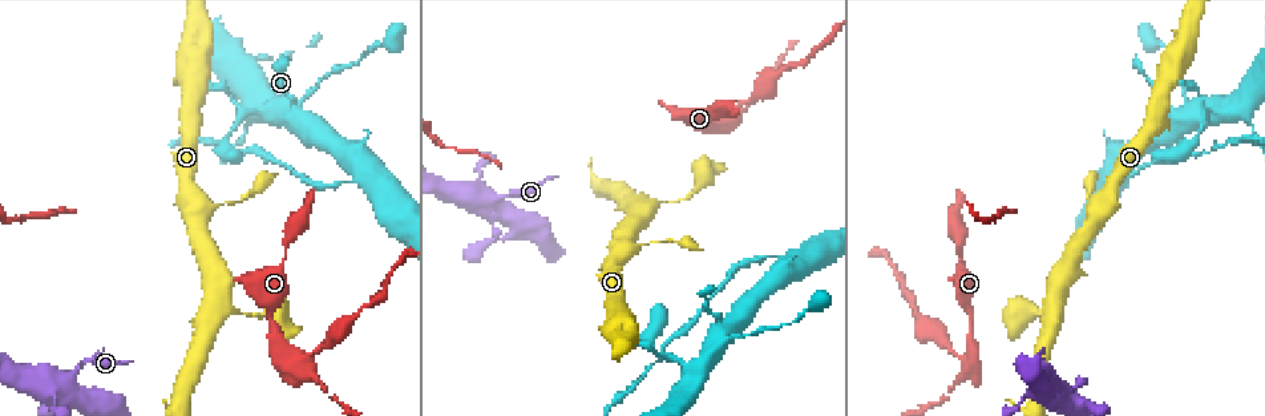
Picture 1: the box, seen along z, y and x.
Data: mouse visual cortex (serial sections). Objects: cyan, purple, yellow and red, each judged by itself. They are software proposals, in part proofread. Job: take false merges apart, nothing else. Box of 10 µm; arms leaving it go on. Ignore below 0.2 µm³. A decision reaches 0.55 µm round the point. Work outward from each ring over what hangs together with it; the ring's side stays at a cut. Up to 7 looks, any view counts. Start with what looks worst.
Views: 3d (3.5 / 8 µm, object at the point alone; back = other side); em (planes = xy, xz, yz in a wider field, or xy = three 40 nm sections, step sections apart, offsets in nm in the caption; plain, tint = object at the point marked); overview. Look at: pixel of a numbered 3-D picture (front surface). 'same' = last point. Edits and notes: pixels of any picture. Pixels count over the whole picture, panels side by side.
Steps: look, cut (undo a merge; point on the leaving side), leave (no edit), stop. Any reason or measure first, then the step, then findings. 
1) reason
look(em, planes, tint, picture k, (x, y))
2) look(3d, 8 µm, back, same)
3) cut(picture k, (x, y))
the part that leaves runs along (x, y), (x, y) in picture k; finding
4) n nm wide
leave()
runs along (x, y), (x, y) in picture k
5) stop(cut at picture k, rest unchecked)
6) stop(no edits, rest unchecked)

narrows sharply
look(3d, 8 µm, picture 1, (301, 362))

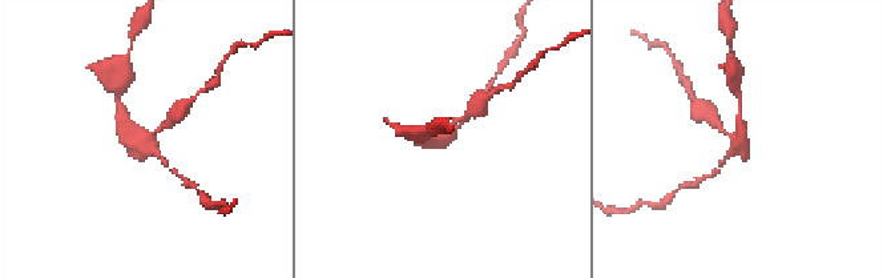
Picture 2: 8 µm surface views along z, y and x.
shape alone is not enough
look(em, xy, step 3, tint, same)

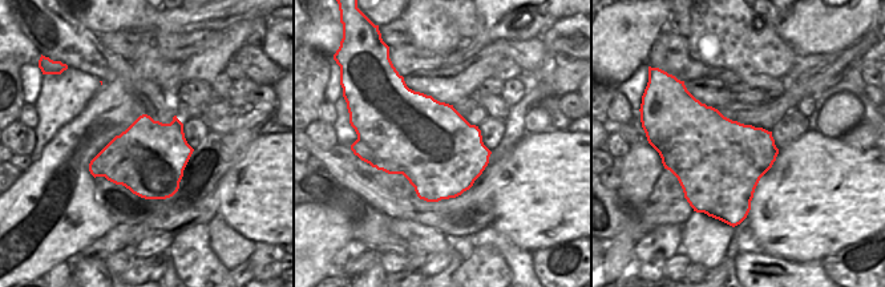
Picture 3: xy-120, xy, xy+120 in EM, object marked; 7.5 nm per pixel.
cut(picture 2, (713, 121))
the part that leaves runs along (725, 131), (700, 103) in picture 2; a second cell is stuck on

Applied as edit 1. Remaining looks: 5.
redraw
look(overview)

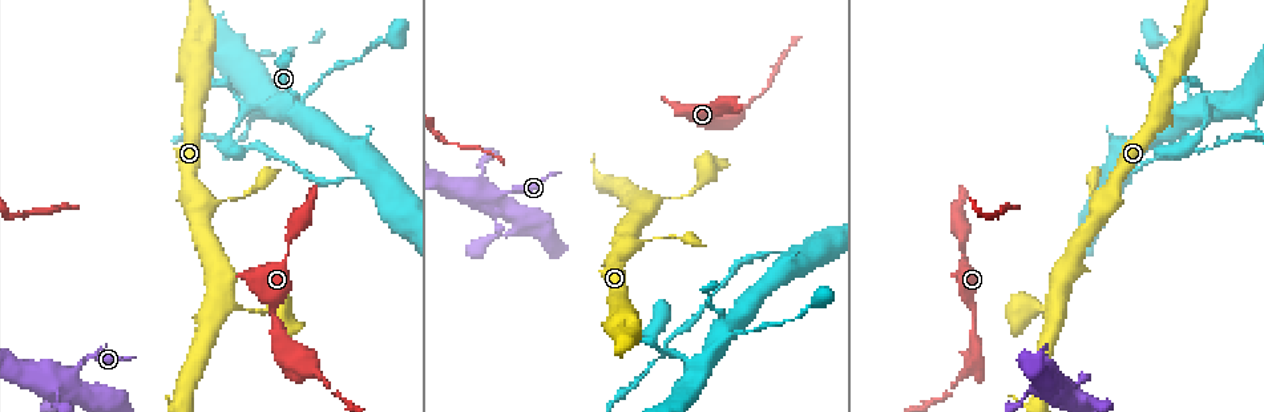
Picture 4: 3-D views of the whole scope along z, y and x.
narrows sharply
look(3d, 3.5 µm, back, picture 4, (359, 173))

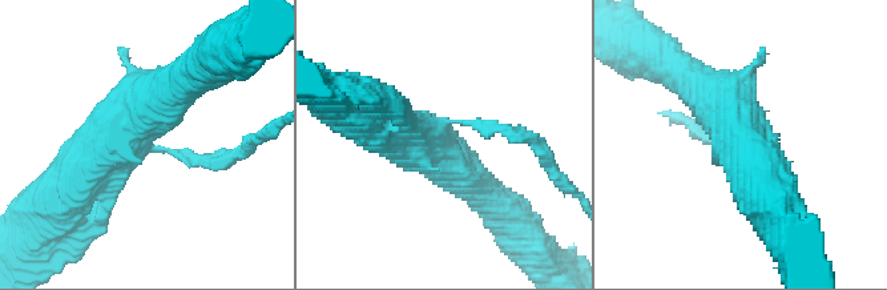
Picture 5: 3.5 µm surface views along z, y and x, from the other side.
look(em, xy, step 2, tint, picture 5, (444, 127))

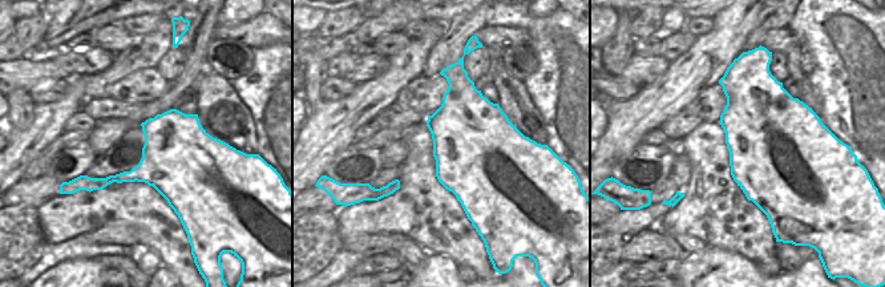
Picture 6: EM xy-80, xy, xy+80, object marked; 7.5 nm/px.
cut(picture 5, (196, 158))
a second cell is stuck on

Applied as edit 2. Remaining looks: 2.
stop(cut at picture 2, cut at picture 5, rest unchecked)

